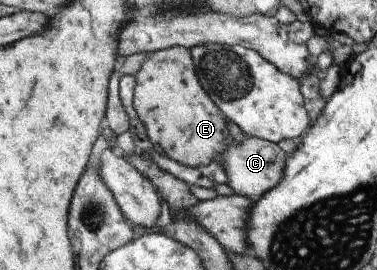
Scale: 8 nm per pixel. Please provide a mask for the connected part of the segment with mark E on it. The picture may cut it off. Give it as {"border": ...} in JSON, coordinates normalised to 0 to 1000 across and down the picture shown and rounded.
{"border":[[[467,170],[395,196],[358,281],[353,389],[401,530],[427,537],[451,589],[493,619],[554,611],[562,596],[578,593],[615,530],[594,419],[557,367],[523,293],[523,259],[515,256],[504,181]]]}

